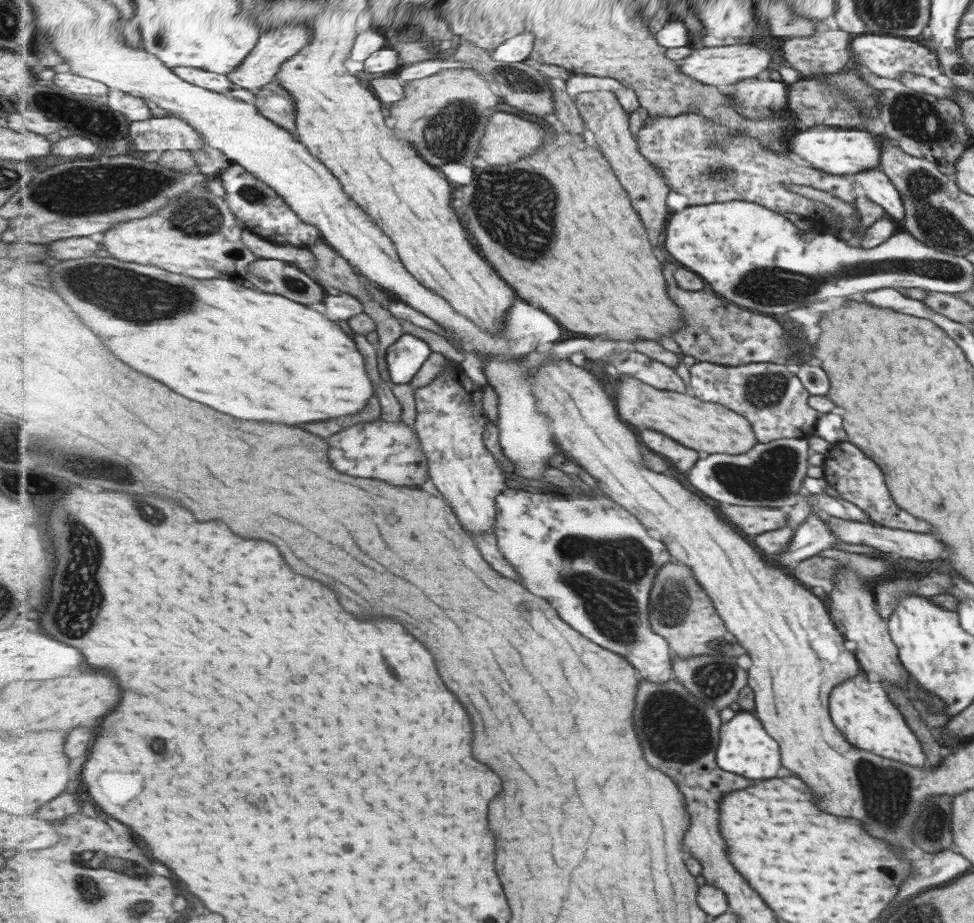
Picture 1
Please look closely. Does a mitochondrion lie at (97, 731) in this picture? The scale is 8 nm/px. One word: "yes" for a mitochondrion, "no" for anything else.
no

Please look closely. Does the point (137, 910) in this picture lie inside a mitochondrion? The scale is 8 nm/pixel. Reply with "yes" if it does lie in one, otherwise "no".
yes

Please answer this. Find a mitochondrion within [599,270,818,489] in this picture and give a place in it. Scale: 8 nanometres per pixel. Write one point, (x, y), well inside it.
(761, 391)

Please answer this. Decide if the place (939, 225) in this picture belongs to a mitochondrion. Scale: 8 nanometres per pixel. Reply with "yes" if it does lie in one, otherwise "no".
yes

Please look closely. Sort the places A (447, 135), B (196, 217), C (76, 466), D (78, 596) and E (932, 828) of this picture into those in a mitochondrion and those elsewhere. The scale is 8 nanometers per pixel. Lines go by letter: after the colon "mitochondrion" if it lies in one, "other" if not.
A: mitochondrion
B: mitochondrion
C: mitochondrion
D: mitochondrion
E: mitochondrion

